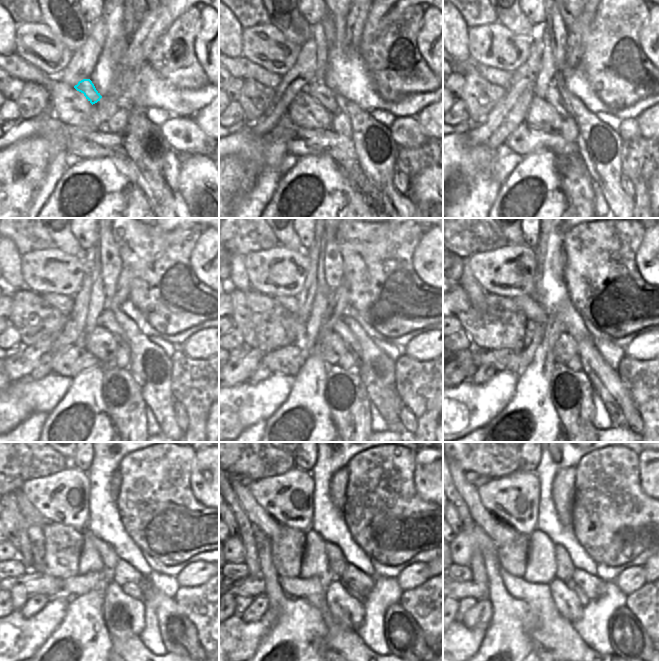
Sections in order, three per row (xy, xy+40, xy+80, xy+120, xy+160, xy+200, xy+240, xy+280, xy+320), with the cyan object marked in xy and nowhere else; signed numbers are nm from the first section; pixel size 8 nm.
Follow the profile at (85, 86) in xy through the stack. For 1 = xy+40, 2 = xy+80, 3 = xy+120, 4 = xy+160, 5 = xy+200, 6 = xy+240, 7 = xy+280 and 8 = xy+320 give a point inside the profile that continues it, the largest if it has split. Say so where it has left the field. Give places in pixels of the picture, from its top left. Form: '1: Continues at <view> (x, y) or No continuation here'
1: Continues at xy+40 (326, 97)
2: Continues at xy+80 (552, 95)
3: Continues at xy+120 (107, 320)
4: Continues at xy+160 (340, 327)
5: Continues at xy+200 (592, 362)
6: Continues at xy+240 (179, 634)
7: Continues at xy+280 (404, 638)
8: Continues at xy+320 (628, 638)

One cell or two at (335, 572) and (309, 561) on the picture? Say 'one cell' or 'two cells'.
two cells

